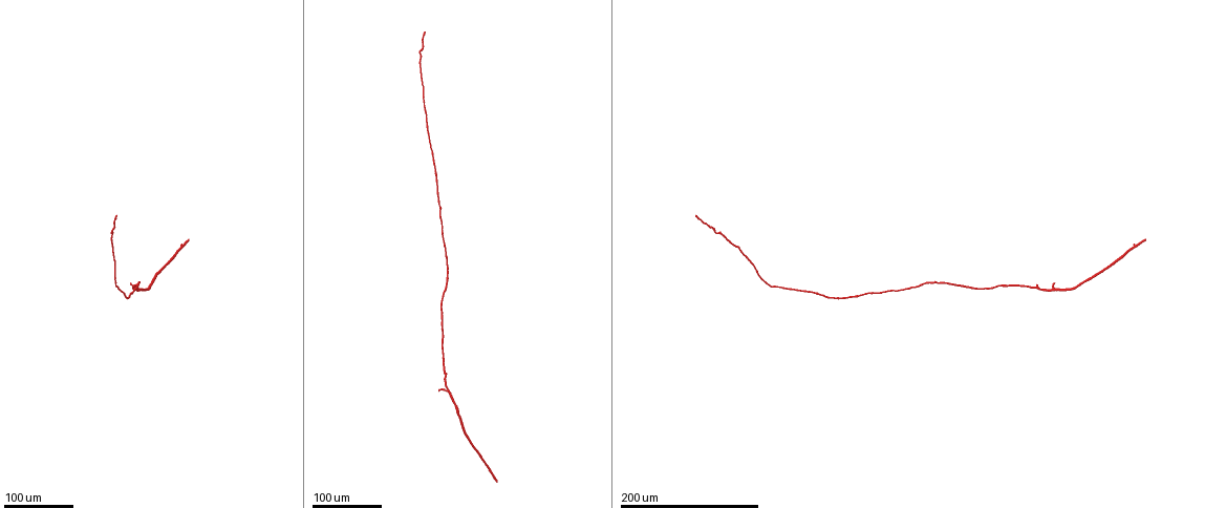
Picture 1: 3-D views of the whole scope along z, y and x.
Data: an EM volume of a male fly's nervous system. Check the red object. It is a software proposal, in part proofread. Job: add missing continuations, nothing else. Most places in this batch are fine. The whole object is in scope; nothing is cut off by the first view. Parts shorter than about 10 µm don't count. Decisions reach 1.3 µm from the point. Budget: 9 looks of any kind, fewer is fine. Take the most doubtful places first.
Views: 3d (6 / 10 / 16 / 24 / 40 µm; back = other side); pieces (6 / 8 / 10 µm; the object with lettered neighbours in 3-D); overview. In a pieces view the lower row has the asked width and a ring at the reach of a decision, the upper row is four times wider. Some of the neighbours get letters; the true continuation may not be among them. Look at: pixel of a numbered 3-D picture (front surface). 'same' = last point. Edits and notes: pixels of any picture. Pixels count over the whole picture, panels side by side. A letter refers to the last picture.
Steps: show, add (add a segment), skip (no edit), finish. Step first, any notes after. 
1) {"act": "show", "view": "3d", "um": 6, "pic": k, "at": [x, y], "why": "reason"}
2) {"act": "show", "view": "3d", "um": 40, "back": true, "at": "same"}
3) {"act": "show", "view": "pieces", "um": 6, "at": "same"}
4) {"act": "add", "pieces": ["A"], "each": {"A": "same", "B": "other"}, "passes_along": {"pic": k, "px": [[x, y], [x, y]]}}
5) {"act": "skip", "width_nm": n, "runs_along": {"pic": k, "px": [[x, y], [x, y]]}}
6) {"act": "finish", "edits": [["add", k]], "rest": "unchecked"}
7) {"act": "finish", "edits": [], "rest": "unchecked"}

{"act": "show", "view": "3d", "um": 24, "pic": 1, "at": [117, 216], "why": "end of a long branch"}

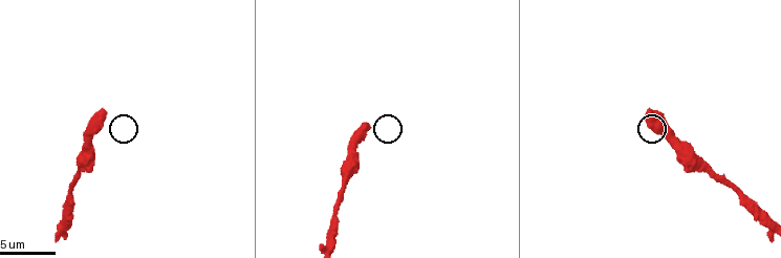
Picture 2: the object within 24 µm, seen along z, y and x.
{"act": "show", "view": "pieces", "um": 6, "pic": 2, "at": [103, 109]}

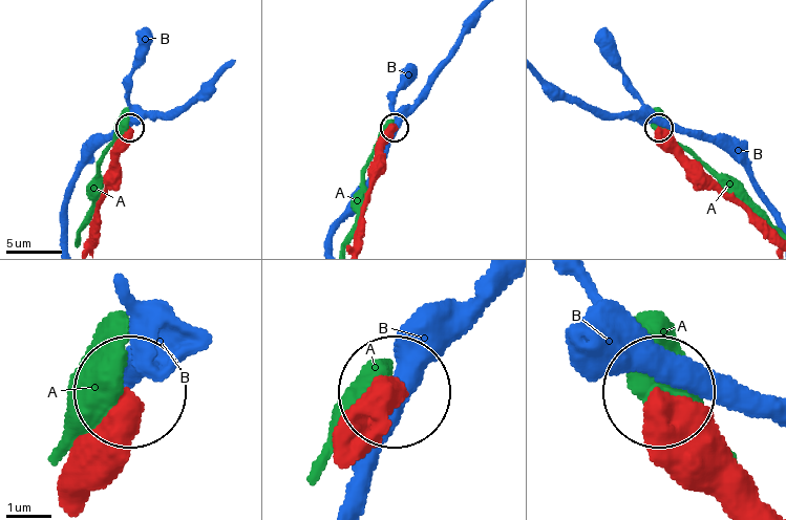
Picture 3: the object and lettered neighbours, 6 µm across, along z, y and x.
{"act": "skip", "width_nm": 480, "each": {"A": "other", "B": "other"}, "runs_along": {"pic": 3, "px": [[91, 241], [112, 148], [130, 129]]}, "found": "no lettered segment goes on from it"}

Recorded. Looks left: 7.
{"act": "show", "view": "3d", "um": 40, "pic": 1, "at": [1055, 281], "why": "end of a long branch"}

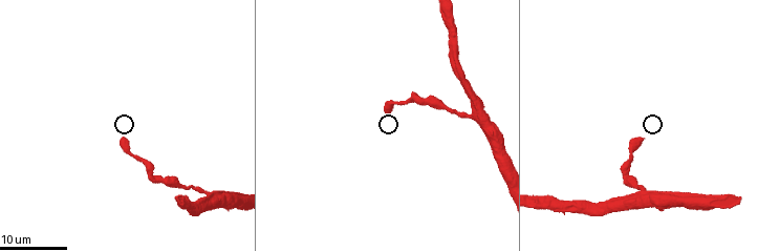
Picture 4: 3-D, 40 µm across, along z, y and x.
{"act": "show", "view": "pieces", "um": 10, "pic": 4, "at": [642, 139]}

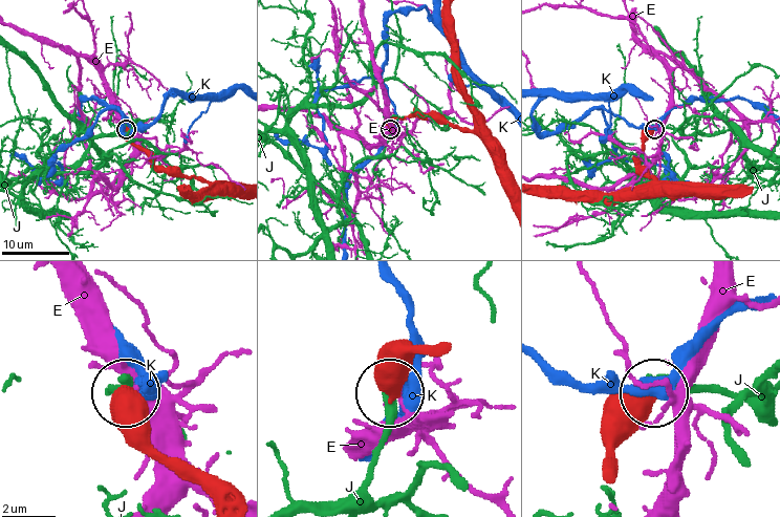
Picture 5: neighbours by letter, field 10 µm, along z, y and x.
{"act": "skip", "each": {"E": "other", "J": "other", "K": "other"}, "runs_along": {"pic": 5, "px": [[429, 346], [415, 353], [390, 389]]}, "found": "none of them fits"}

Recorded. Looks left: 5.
{"act": "show", "view": "3d", "um": 40, "pic": 1, "at": [1038, 286], "why": "free end"}

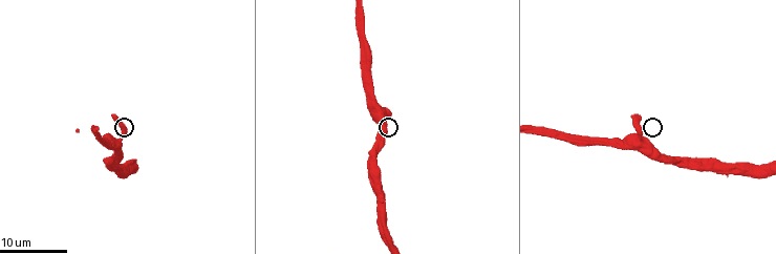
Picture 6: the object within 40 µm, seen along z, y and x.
{"act": "show", "view": "pieces", "um": 6, "pic": 6, "at": [633, 117]}

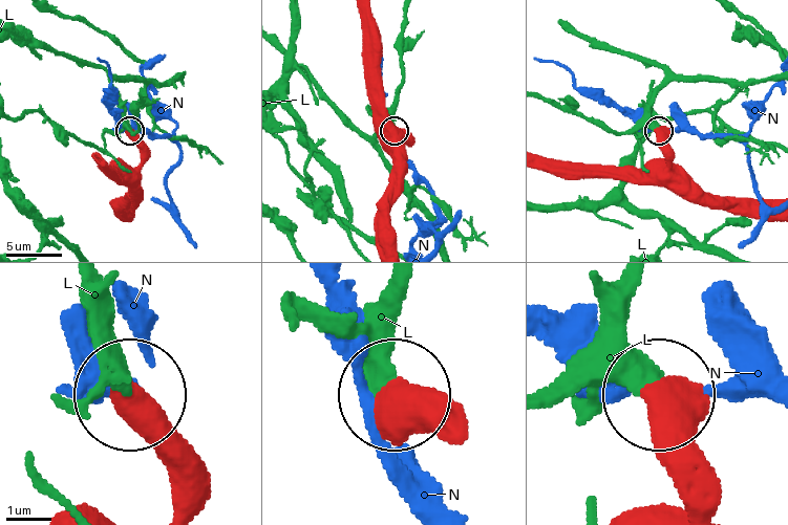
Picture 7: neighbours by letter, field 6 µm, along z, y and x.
{"act": "skip", "each": {"L": "other", "N": "other"}, "runs_along": {"pic": 7, "px": [[694, 505], [694, 437], [663, 396]]}, "found": "none of them fits"}

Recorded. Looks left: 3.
{"act": "show", "view": "3d", "um": 24, "pic": 1, "at": [1134, 245], "why": "tapers out"}

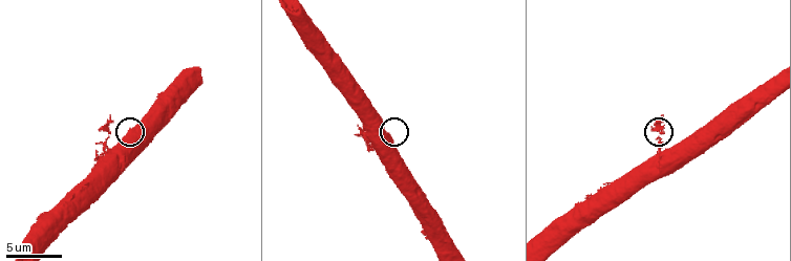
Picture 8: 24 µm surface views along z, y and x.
{"act": "show", "view": "pieces", "um": 8, "pic": 8, "at": [110, 116]}

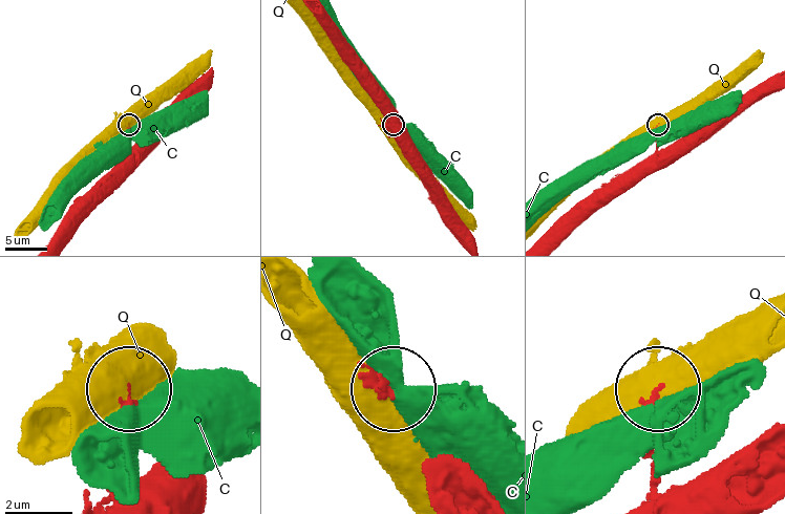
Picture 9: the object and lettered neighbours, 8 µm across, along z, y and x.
{"act": "skip", "each": {"C": "other", "Q": "other"}, "runs_along": {"pic": 9, "px": [[110, 500], [130, 393]]}, "found": "none of them fits"}

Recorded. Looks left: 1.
{"act": "finish", "edits": [], "rest": "unchecked"}

